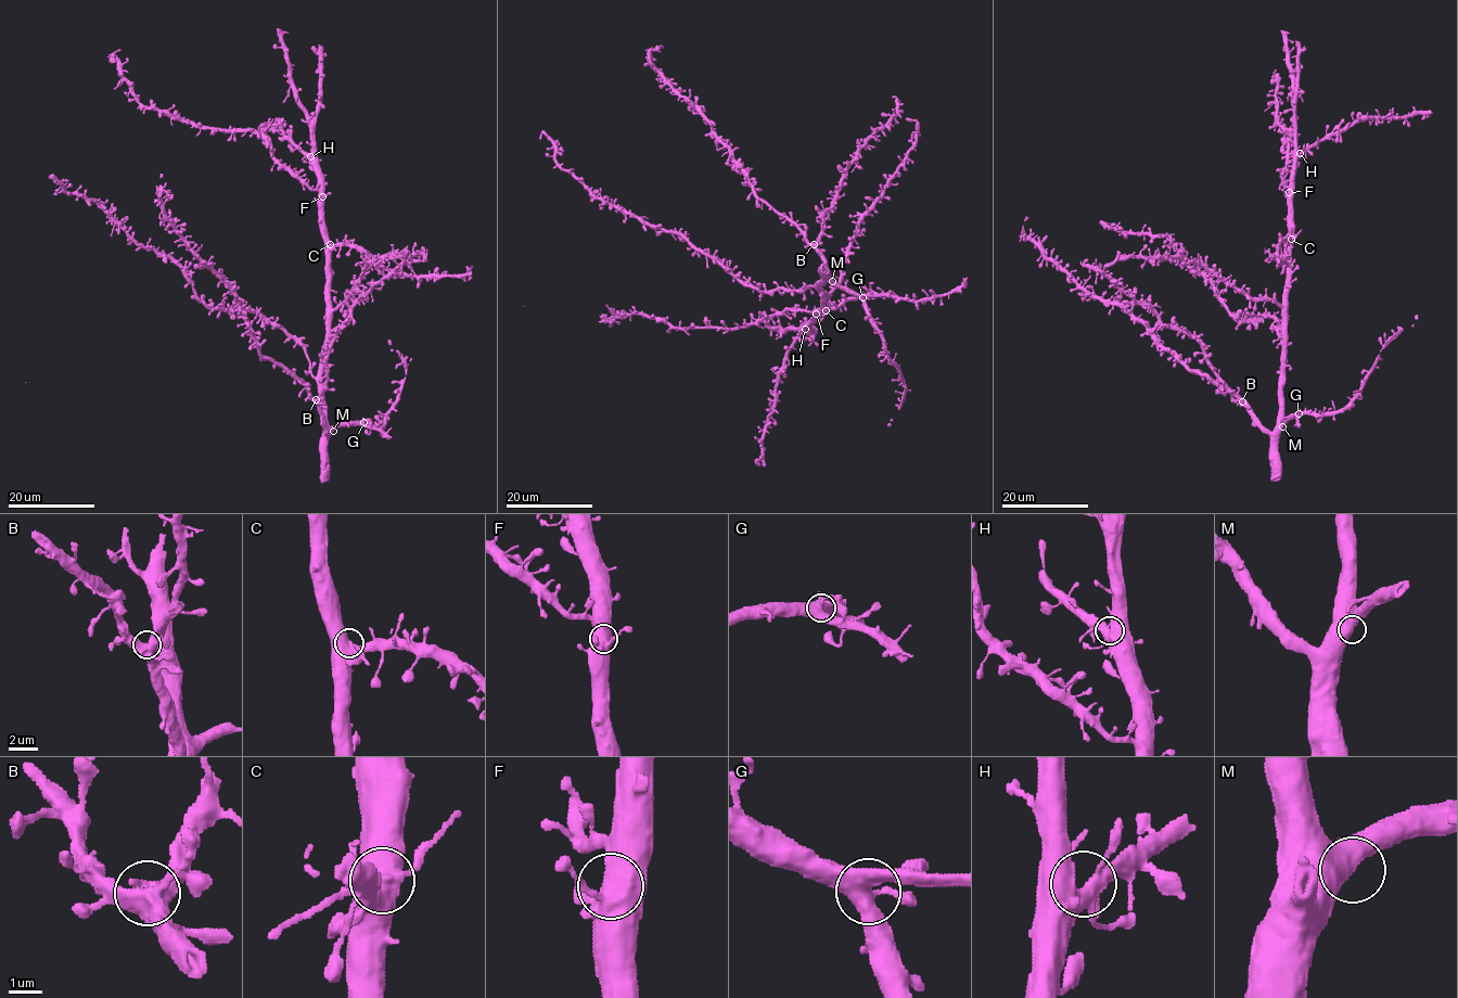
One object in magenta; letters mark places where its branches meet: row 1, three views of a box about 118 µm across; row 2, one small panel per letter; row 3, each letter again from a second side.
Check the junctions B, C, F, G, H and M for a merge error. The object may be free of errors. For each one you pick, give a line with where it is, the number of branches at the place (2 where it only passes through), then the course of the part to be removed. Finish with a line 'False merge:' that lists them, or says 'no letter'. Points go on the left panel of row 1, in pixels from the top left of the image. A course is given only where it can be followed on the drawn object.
C: Place: (330, 244). Branches: 4
False merge: C

